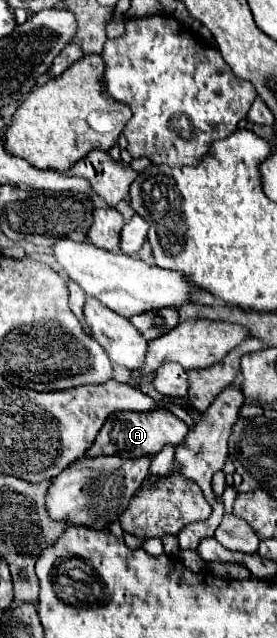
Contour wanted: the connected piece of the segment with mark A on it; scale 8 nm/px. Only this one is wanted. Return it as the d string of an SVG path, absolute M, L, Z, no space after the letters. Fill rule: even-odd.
M118 411L112 413L104 427L100 429L96 441L92 447L86 451L88 457L98 457L98 455L118 455L124 459L134 459L134 457L154 457L156 453L162 451L164 445L182 445L186 435L188 435L188 425L180 421L176 415L170 411L154 411L154 413L134 413L134 411Z

